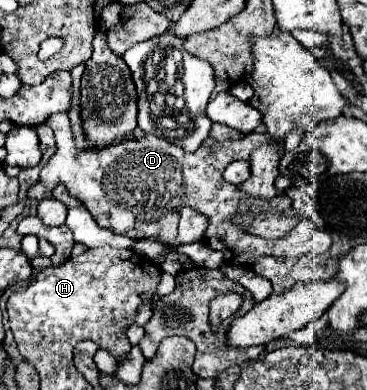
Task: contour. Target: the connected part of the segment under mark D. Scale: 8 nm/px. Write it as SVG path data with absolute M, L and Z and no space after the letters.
M65 113L49 117L47 125L55 131L57 151L41 169L39 181L27 191L27 197L35 201L51 199L53 189L63 183L71 197L77 197L87 205L87 209L101 227L111 229L117 235L127 235L135 239L155 235L161 241L173 243L177 239L179 213L183 207L191 207L205 215L209 221L207 245L211 249L223 251L225 261L235 259L235 265L247 267L255 265L259 257L267 255L301 257L307 253L307 241L331 239L325 231L315 229L313 223L307 219L299 221L299 225L291 233L287 233L283 241L263 241L261 237L251 237L249 233L243 233L235 229L235 225L231 225L229 217L231 213L235 213L235 209L251 210L259 214L275 211L275 205L277 209L291 207L291 199L287 199L283 193L277 195L277 203L275 197L274 200L266 201L241 193L239 185L227 183L223 179L225 167L231 161L249 159L249 153L265 141L265 133L251 131L239 139L229 141L215 141L209 137L193 153L187 153L179 145L159 139L155 135L145 135L137 141L119 141L117 145L99 151L79 151L73 145L73 131Z

